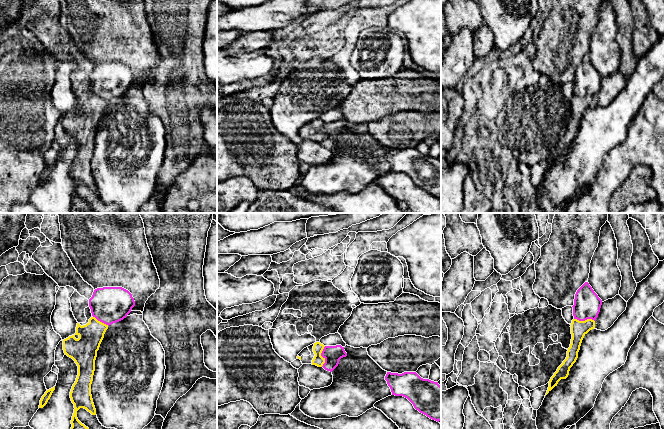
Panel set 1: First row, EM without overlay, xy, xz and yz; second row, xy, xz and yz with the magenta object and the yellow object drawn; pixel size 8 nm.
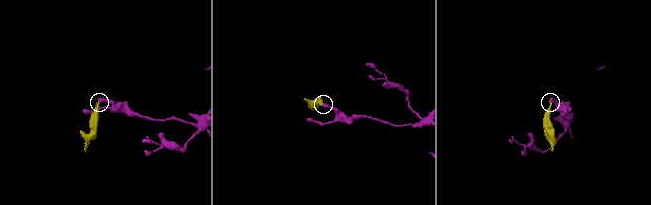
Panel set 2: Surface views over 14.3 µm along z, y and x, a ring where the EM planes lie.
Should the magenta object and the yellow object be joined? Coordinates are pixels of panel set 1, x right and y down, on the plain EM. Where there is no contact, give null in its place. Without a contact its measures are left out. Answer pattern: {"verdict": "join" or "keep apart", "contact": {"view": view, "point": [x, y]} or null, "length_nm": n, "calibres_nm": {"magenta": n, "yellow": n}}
{"verdict": "keep apart", "contact": {"view": "xz", "point": [321, 131]}, "length_nm": 170, "calibres_nm": {"magenta": 140, "yellow": 90}}

